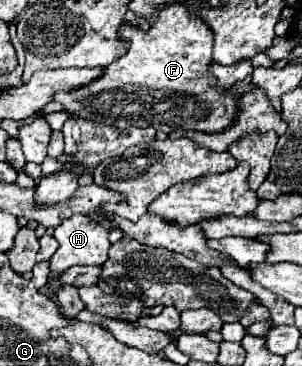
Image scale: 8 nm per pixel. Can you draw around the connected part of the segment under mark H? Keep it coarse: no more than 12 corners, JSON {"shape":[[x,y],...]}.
{"shape":[[86,215],[56,227],[54,275],[108,259],[108,229]]}

